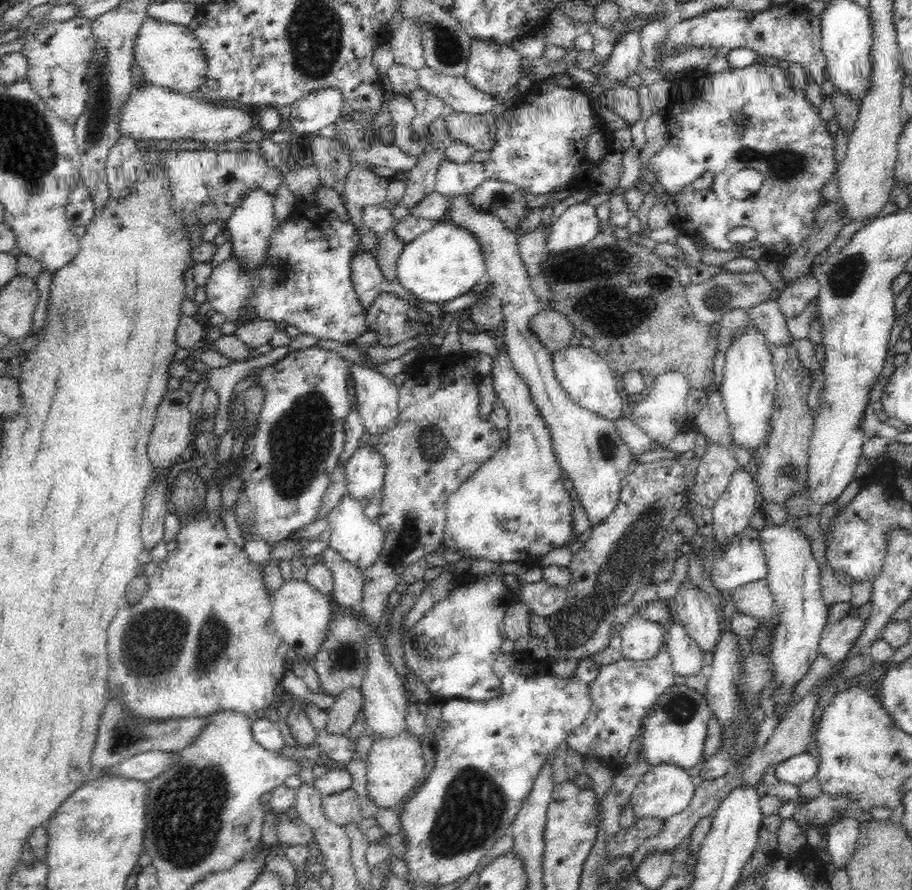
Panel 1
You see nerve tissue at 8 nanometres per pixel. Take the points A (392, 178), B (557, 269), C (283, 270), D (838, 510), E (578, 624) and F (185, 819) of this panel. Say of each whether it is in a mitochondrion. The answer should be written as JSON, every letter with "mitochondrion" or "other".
{"A":"other","B":"mitochondrion","C":"mitochondrion","D":"other","E":"mitochondrion","F":"mitochondrion"}

